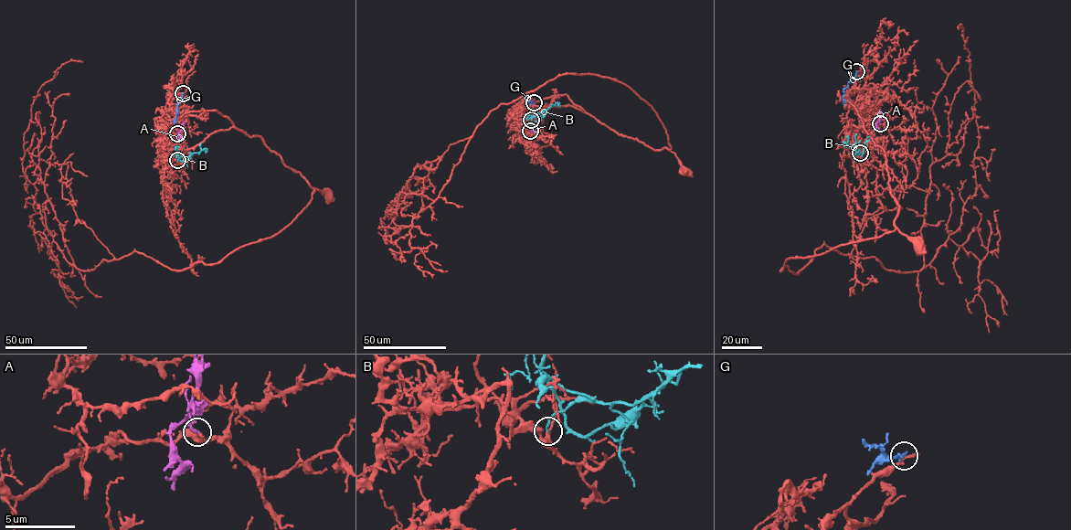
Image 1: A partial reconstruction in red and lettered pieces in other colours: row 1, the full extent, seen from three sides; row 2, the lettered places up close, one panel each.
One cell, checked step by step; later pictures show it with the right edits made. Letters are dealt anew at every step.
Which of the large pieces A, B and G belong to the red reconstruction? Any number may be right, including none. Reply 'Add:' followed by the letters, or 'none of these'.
Add: none of these

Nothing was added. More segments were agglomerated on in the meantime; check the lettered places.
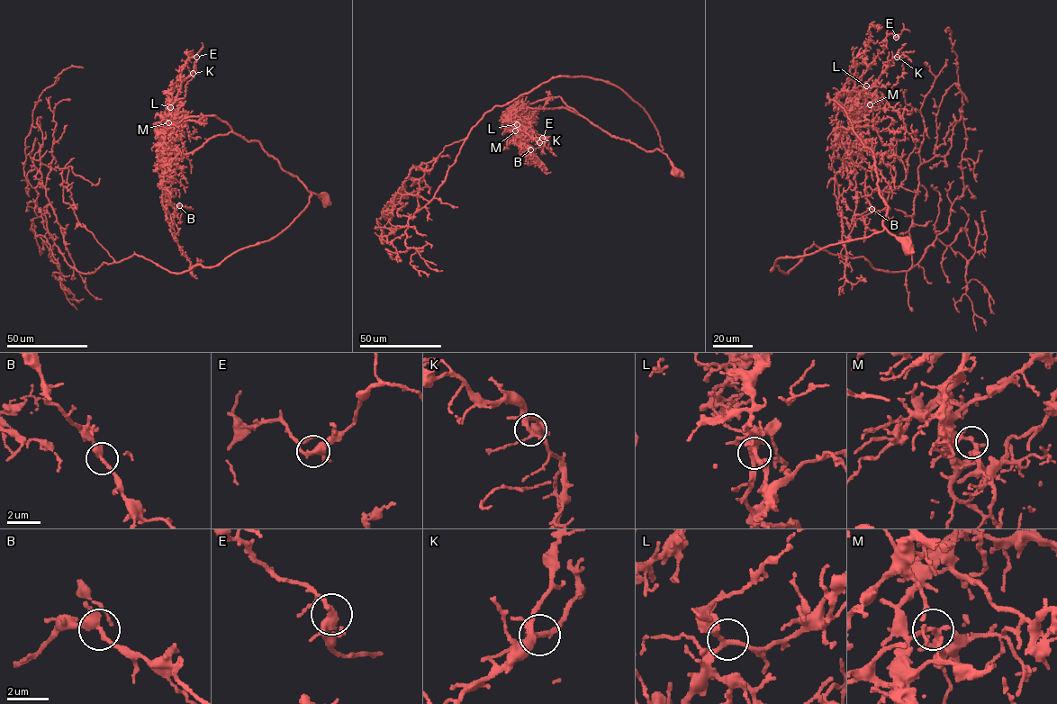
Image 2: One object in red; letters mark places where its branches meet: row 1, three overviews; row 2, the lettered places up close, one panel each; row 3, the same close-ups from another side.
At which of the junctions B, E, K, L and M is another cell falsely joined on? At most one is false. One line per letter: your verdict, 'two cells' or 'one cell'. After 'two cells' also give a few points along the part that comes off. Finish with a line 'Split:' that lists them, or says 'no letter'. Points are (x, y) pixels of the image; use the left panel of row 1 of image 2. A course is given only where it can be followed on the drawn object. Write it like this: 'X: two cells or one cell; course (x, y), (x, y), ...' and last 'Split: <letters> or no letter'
B: one cell
E: one cell
K: one cell
L: one cell
M: one cell
Split: no letter

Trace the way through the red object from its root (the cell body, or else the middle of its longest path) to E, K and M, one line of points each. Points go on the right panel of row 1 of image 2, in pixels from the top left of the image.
E: (907, 248), (883, 226), (888, 206), (873, 153), (834, 97), (853, 89), (883, 50), (885, 38), (896, 37)
K: (907, 248), (883, 226), (888, 206), (873, 153), (834, 97), (875, 85), (898, 57)
M: (907, 248), (883, 224), (888, 206), (873, 153), (834, 98), (836, 108), (851, 102), (870, 104)

